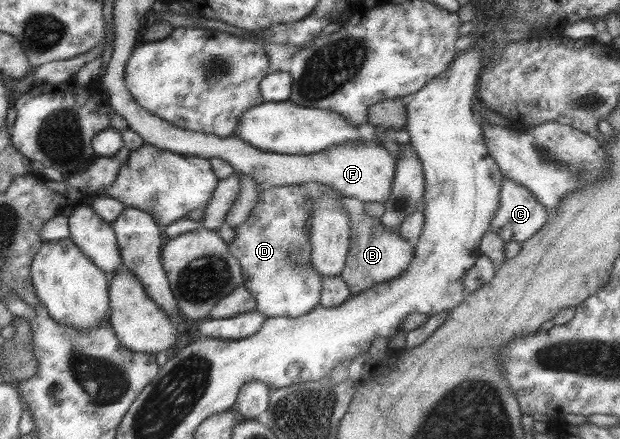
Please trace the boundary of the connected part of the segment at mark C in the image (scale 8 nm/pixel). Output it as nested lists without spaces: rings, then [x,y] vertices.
[[[503,178],[490,229],[504,242],[523,243],[546,222],[546,209],[518,183]]]

